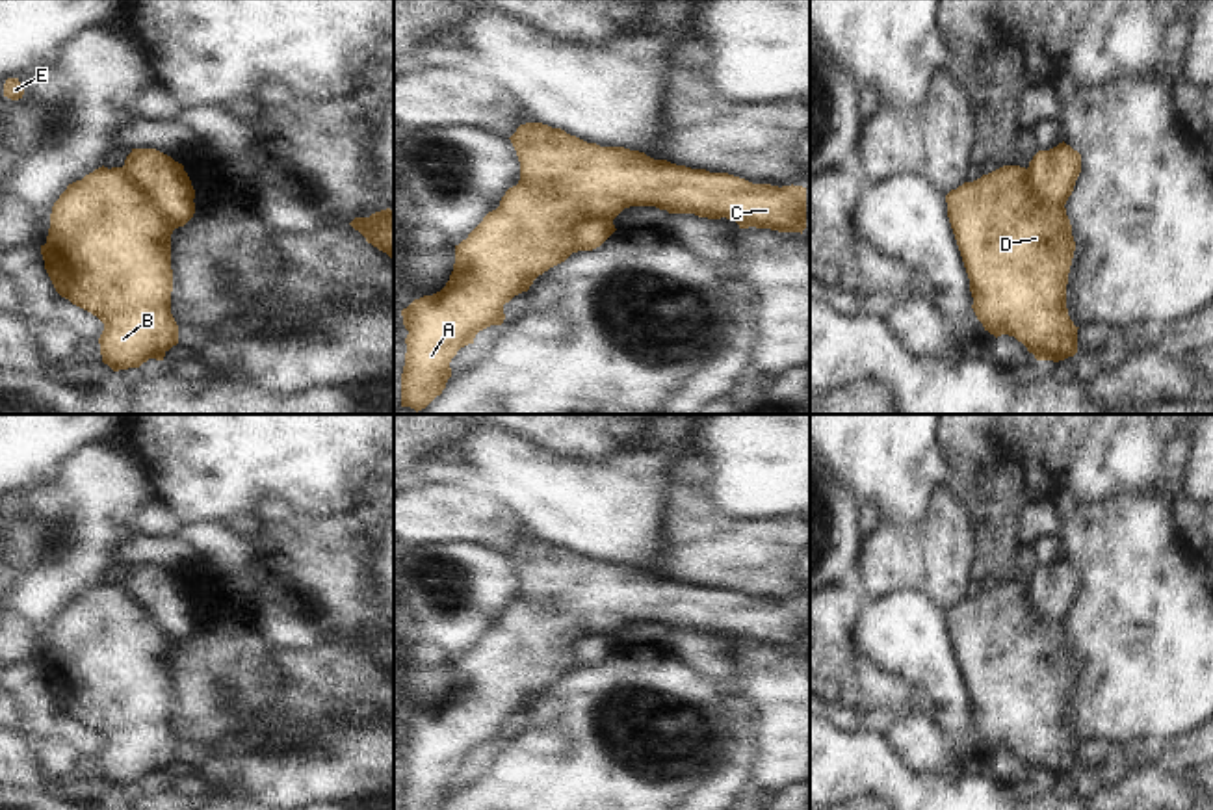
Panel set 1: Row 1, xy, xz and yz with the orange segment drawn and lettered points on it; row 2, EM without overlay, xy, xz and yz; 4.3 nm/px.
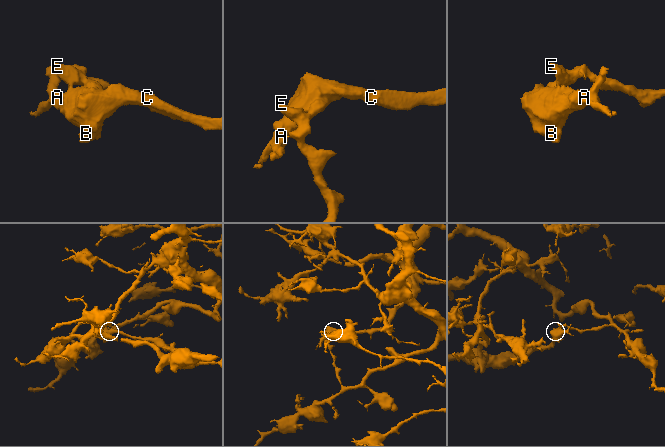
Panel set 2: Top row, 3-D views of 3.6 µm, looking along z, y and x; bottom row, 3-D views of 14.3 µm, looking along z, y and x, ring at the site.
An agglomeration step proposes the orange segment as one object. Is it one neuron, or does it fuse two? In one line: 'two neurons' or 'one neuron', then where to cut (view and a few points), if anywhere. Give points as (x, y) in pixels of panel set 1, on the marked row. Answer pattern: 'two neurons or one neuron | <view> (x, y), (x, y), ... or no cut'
two neurons | xz (612, 220), (584, 220), (574, 229), (571, 249)

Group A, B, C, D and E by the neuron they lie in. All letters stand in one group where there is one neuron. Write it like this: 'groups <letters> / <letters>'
groups A B C D / E

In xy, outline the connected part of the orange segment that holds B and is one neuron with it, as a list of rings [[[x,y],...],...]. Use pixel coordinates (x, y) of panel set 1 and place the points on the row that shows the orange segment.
[[[98,167],[67,186],[52,206],[45,269],[56,292],[104,323],[98,338],[102,362],[113,372],[139,368],[149,359],[163,360],[178,344],[171,314],[175,227],[123,167]]]

